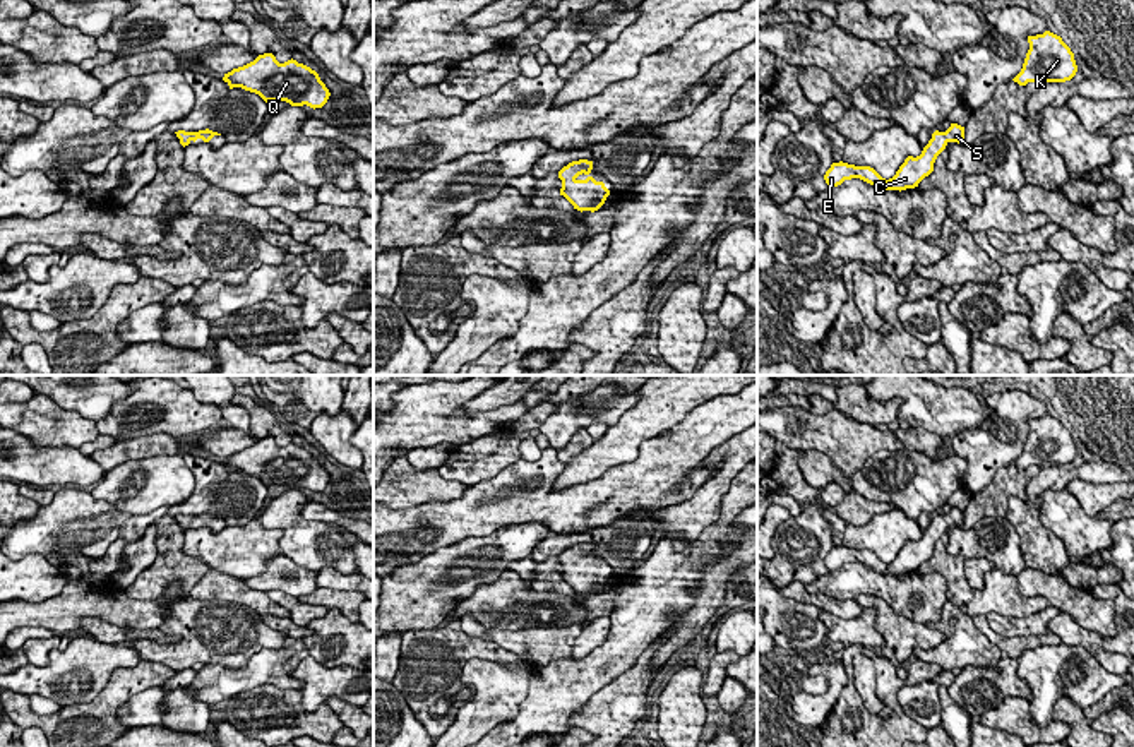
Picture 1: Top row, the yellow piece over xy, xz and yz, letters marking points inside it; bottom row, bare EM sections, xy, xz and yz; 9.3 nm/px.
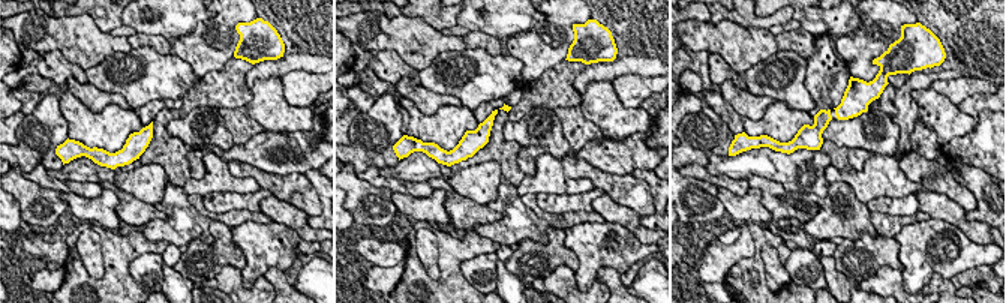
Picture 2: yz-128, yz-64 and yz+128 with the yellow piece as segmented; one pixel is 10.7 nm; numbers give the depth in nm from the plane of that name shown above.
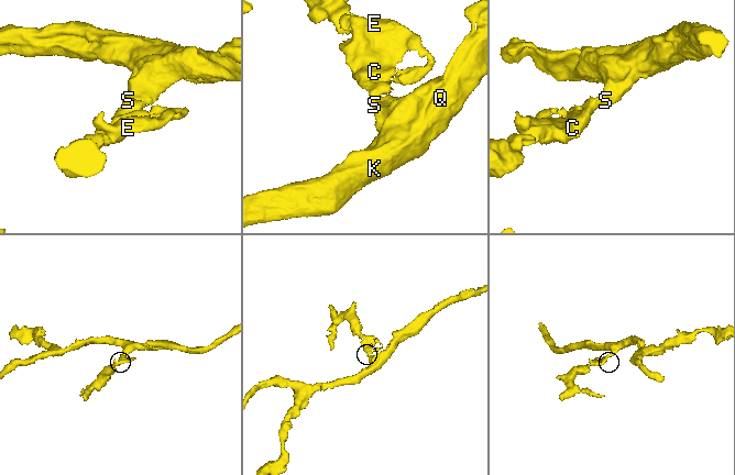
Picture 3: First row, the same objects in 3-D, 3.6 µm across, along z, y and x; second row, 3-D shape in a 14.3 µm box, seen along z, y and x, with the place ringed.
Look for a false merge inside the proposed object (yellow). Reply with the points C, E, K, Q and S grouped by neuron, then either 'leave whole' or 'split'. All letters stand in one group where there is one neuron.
groups C E K Q S; leave whole

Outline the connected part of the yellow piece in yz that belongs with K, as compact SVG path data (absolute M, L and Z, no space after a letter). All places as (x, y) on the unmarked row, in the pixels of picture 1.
M1045 415L1043 418L1028 420L1030 433L1021 456L1012 463L1019 469L1028 466L1065 466L1071 464L1077 449L1074 437L1060 420Z

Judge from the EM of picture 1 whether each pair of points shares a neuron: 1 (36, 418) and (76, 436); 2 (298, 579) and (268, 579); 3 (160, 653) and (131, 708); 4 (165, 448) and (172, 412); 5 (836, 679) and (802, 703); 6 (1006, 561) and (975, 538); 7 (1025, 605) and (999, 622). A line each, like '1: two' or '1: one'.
1: one
2: one
3: two
4: two
5: one
6: one
7: two

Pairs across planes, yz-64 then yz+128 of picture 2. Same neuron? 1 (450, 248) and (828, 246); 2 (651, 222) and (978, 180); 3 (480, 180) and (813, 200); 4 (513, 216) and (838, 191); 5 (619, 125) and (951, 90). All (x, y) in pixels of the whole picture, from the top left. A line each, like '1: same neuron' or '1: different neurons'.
1: different neurons
2: same neuron
3: different neurons
4: same neuron
5: different neurons

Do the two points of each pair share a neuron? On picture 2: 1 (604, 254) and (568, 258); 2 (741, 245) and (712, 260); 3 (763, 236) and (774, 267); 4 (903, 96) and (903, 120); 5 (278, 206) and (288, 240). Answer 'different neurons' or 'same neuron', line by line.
1: different neurons
2: same neuron
3: different neurons
4: same neuron
5: different neurons

